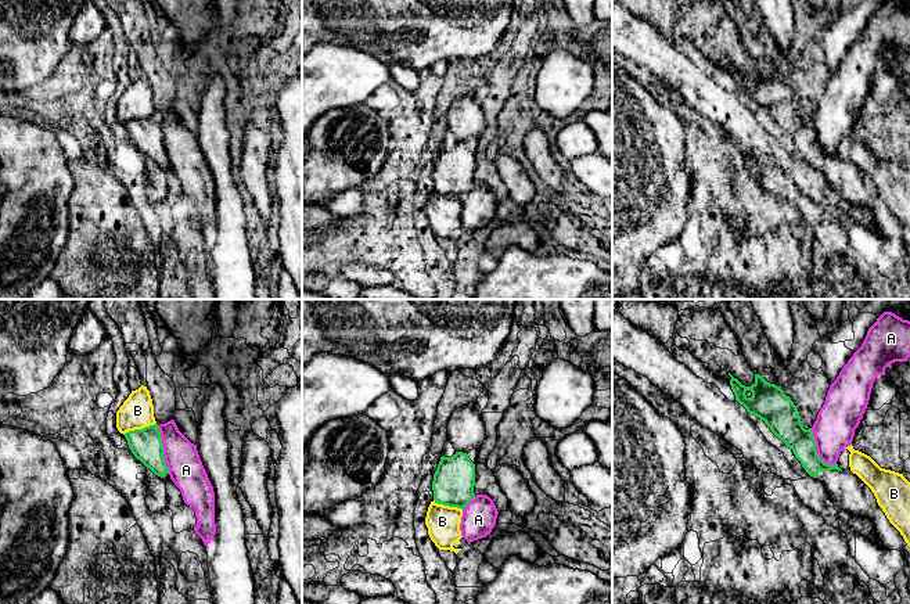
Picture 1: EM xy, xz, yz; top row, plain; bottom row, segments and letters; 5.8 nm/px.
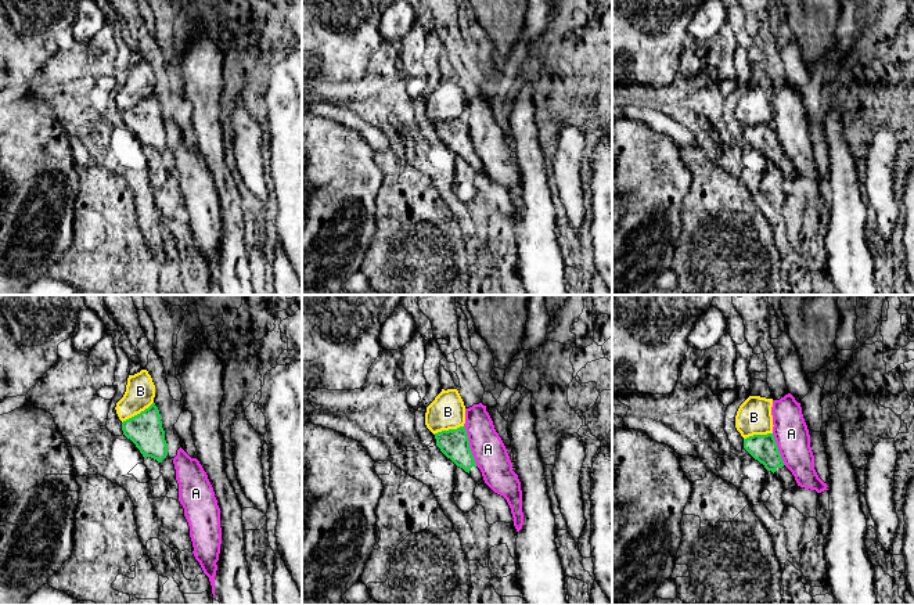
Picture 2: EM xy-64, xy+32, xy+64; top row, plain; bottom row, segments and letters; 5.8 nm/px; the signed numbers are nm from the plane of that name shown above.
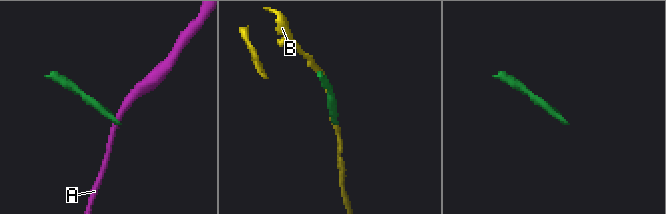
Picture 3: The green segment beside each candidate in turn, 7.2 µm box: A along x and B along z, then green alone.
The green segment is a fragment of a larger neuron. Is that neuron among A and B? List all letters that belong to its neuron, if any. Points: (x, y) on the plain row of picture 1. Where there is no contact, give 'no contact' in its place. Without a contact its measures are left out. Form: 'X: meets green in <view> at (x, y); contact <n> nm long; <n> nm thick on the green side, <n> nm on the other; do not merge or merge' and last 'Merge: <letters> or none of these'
A: meets green in xy at (162, 139); contact 280 nm long; 180 nm thick on the green side, 200 nm on the other; do not merge
B: meets green in xy at (139, 119); contact 200 nm long; 180 nm thick on the green side, 190 nm on the other; do not merge
Merge: none of these

